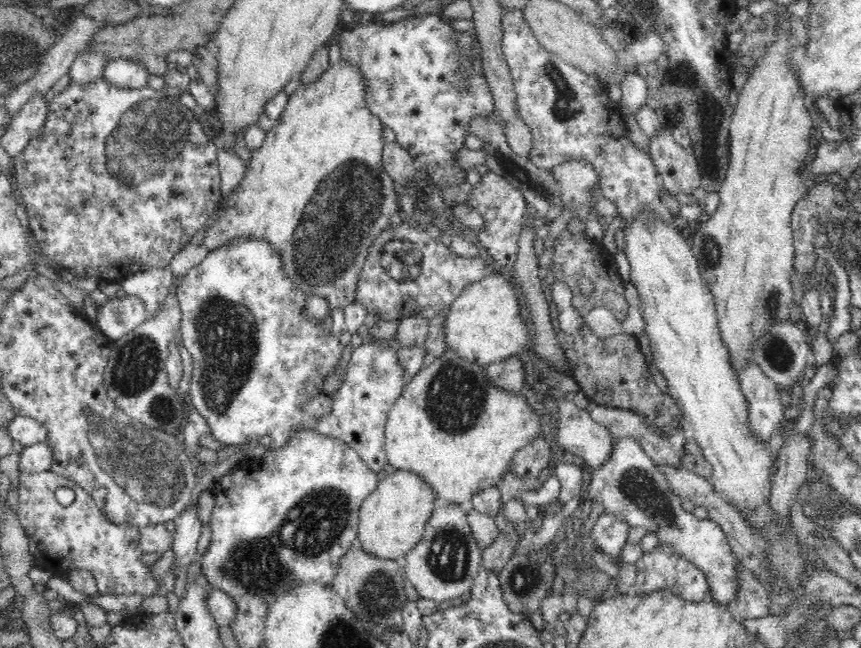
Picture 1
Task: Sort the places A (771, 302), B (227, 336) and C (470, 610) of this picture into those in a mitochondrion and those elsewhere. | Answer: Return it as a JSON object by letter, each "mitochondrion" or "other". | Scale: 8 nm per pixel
{"A":"mitochondrion","B":"mitochondrion","C":"other"}

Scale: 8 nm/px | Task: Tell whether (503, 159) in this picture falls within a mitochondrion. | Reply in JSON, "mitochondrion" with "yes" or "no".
{"mitochondrion":"yes"}

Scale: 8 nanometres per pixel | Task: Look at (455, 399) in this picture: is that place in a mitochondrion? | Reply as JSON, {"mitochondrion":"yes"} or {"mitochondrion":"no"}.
{"mitochondrion":"yes"}

